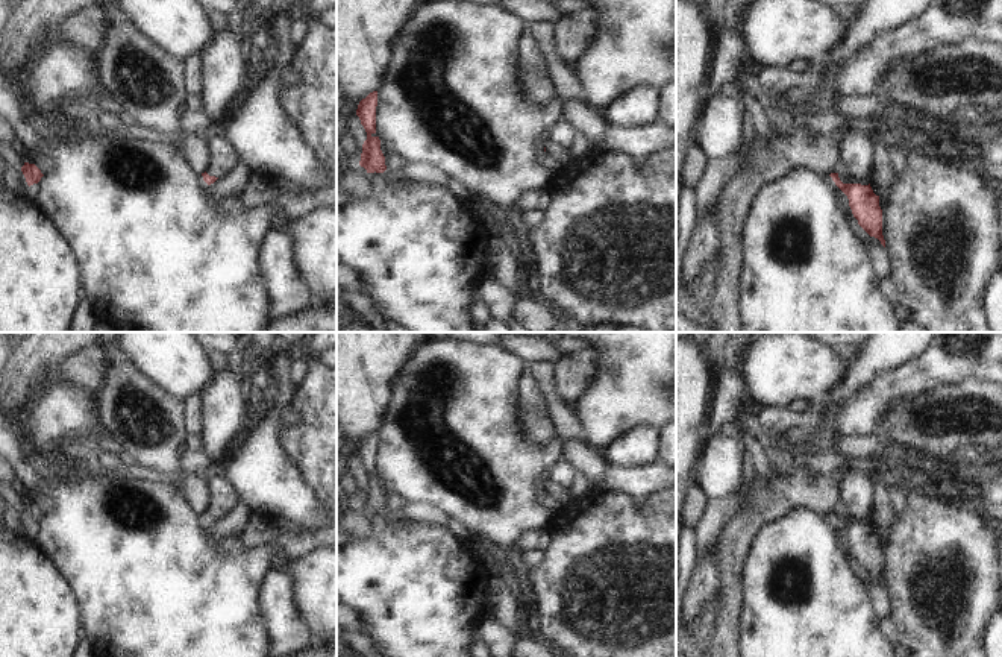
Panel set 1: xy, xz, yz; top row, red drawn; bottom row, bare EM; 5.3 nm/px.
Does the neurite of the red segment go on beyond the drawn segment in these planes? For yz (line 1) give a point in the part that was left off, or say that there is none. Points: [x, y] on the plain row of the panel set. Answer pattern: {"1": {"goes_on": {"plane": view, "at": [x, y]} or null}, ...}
{"1": {"goes_on": null}}

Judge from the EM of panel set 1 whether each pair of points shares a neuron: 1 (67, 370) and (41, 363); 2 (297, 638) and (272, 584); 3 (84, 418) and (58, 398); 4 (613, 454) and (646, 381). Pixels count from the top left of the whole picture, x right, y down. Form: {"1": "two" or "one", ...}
{"1": "two", "2": "one", "3": "one", "4": "two"}

